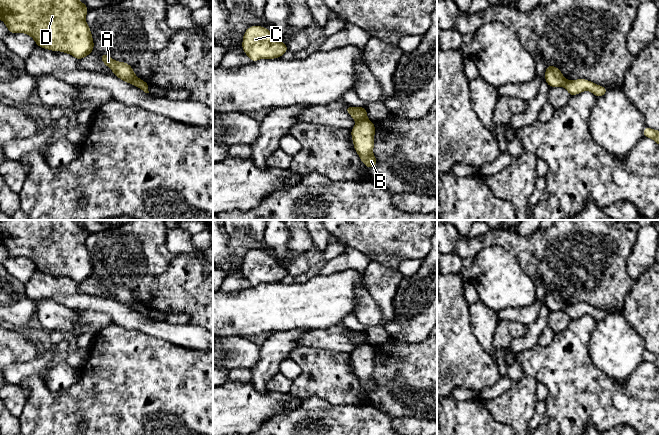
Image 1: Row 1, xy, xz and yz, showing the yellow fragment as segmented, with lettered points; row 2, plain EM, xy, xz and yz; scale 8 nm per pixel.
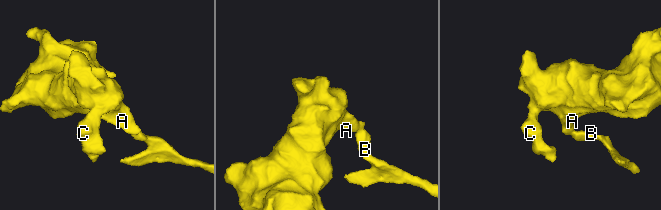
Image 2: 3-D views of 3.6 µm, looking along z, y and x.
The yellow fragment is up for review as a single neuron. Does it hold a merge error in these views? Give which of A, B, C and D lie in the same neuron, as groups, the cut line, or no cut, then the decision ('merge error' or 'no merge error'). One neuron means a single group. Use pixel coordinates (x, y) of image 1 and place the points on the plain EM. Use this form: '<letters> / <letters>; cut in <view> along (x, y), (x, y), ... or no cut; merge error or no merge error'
A C D / B; cut in xz along (366, 342), (359, 346); merge error

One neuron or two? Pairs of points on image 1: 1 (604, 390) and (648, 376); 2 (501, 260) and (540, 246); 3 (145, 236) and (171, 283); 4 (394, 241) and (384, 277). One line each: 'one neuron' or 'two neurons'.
1: one neuron
2: two neurons
3: one neuron
4: two neurons

